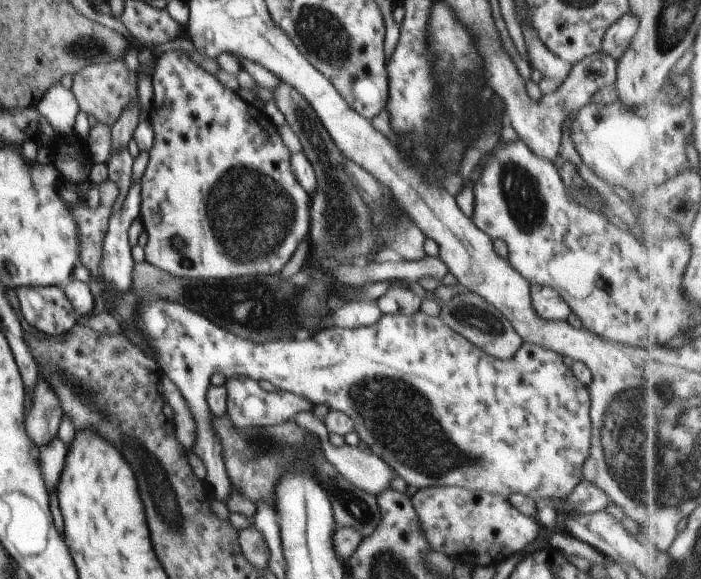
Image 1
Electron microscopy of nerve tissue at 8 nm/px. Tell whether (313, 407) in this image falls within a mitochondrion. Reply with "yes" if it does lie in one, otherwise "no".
no

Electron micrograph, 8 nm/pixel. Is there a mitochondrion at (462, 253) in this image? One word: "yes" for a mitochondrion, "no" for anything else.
no

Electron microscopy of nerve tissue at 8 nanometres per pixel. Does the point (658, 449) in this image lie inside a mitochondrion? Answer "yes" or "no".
yes

